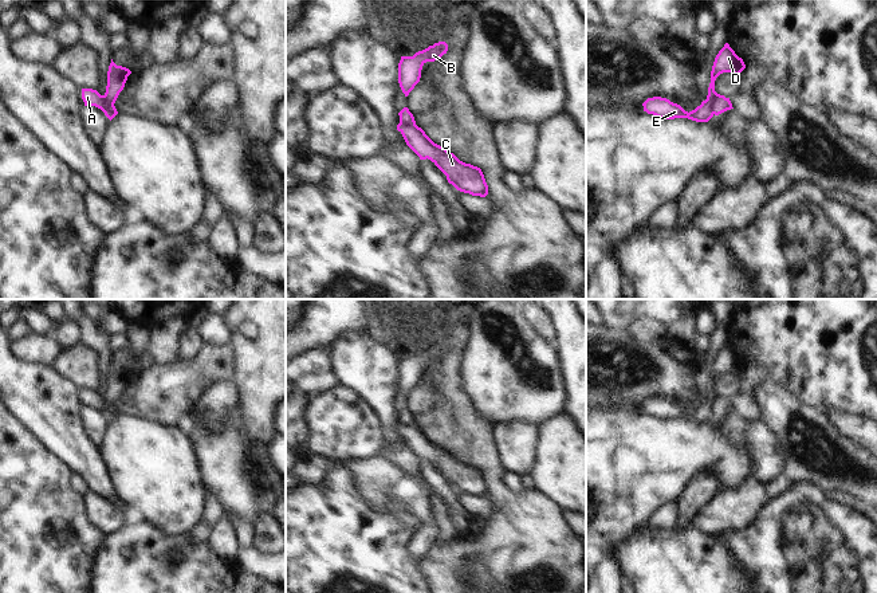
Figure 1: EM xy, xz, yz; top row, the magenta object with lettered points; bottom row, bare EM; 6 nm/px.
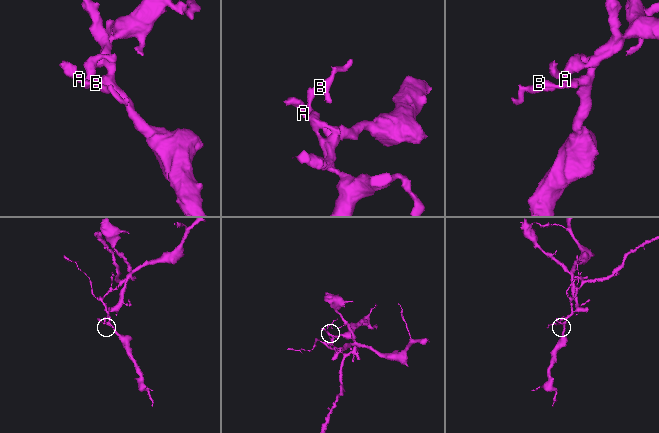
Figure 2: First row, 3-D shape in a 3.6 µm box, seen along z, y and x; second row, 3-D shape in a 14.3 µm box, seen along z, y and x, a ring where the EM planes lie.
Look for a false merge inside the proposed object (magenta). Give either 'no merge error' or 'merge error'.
merge error

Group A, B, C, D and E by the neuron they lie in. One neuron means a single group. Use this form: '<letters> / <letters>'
A C / B D E

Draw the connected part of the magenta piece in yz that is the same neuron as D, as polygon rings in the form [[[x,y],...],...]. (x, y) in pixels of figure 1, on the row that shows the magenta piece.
[[[728,43],[719,51],[715,58],[711,83],[708,87],[707,99],[692,111],[685,111],[680,105],[670,102],[666,98],[648,98],[642,106],[644,111],[653,114],[661,119],[688,118],[696,122],[708,122],[713,117],[712,101],[717,95],[715,91],[715,80],[723,72],[739,75],[746,68],[742,58],[739,58]]]

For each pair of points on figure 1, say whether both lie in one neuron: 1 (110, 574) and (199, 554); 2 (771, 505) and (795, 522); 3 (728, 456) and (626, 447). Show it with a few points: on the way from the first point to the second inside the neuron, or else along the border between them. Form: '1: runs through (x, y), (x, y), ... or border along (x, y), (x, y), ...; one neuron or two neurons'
1: runs through (132, 574), (177, 574); one neuron
2: runs through (777, 510), (790, 522); one neuron
3: runs through (703, 448), (652, 448); one neuron

